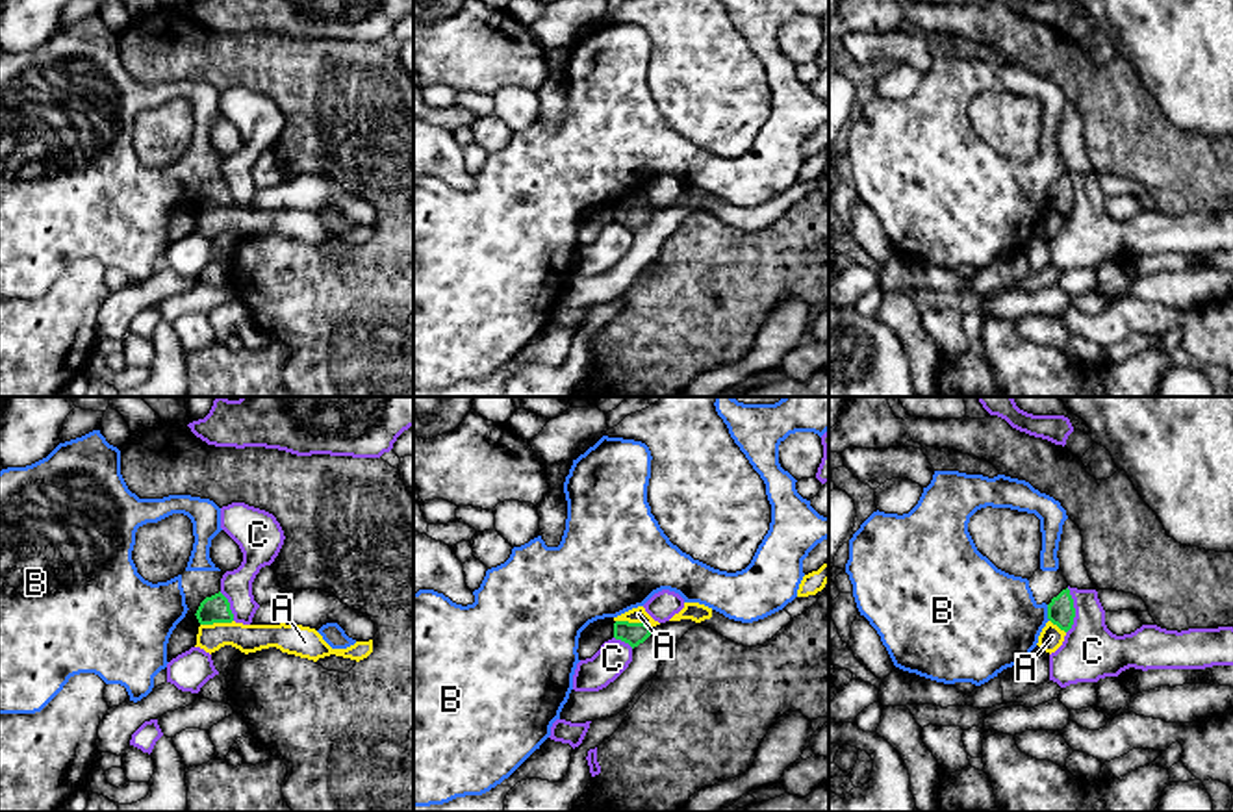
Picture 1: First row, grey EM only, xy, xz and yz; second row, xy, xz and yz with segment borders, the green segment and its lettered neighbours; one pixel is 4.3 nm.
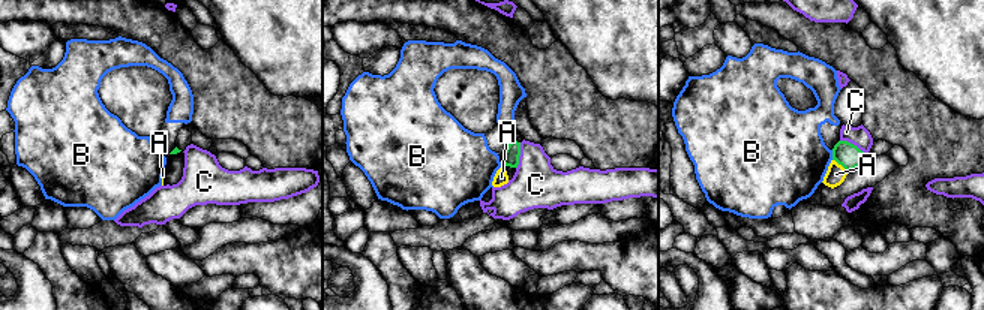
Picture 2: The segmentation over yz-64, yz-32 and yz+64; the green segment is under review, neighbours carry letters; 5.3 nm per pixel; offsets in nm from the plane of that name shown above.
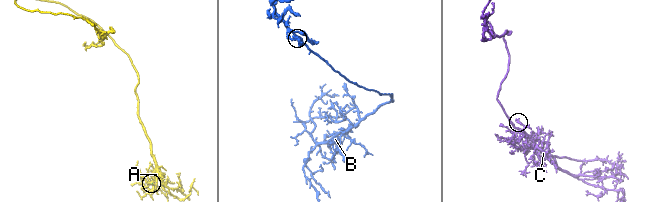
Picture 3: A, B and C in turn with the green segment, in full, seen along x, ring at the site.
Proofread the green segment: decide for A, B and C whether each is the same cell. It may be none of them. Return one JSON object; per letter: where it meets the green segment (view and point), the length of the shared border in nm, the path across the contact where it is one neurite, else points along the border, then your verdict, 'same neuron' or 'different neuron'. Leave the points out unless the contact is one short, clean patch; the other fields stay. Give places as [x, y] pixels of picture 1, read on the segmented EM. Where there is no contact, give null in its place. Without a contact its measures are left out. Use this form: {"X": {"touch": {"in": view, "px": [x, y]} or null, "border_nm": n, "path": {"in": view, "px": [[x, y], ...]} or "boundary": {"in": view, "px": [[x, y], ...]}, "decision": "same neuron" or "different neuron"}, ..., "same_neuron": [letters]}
{"A": {"touch": {"in": "xz", "px": [635, 623]}, "border_nm": 160, "boundary": {"in": "xz", "px": [[616, 620], [651, 627]]}, "decision": "different neuron"}, "B": {"touch": {"in": "yz", "px": [1048, 612]}, "border_nm": 70, "boundary": {"in": "yz", "px": [[1046, 605], [1050, 620]]}, "decision": "different neuron"}, "C": {"touch": {"in": "yz", "px": [1074, 610]}, "border_nm": 200, "boundary": {"in": "yz", "px": [[1068, 588], [1074, 599], [1074, 623], [1067, 633]]}, "decision": "different neuron"}, "same_neuron": []}

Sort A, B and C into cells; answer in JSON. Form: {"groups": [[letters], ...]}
{"groups": [["A"], ["B"], ["C"]]}

